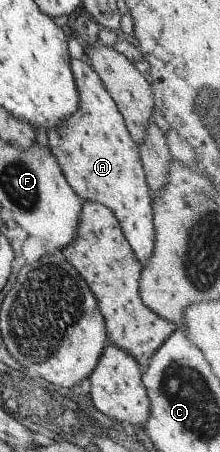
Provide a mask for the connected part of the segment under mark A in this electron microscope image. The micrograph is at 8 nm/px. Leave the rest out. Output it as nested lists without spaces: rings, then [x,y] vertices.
[[[69,58],[69,67],[77,88],[79,105],[77,111],[69,114],[69,117],[61,122],[61,125],[50,127],[45,132],[49,150],[57,160],[66,182],[82,201],[99,202],[114,213],[126,242],[128,242],[137,261],[142,266],[152,252],[154,233],[151,213],[152,196],[147,187],[139,159],[138,144],[132,140],[130,133],[126,130],[122,115],[118,112],[114,101],[104,90],[98,75],[87,61],[84,58]]]

